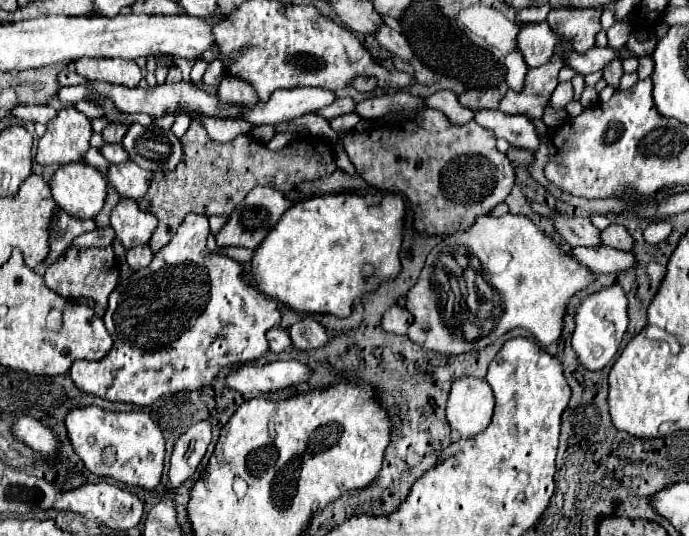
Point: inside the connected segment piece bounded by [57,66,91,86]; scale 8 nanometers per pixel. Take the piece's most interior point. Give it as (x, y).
(67, 76)

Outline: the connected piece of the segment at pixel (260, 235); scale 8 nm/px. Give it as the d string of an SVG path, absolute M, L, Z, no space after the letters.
M257 186L253 188L245 200L229 214L225 226L217 232L215 240L219 246L243 246L253 250L265 236L267 232L277 224L277 220L283 216L283 212L291 206L291 202L275 188L269 186Z

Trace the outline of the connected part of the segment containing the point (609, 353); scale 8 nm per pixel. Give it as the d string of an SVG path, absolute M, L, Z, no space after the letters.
M615 284L587 296L581 302L575 314L575 330L571 336L571 348L575 350L577 360L587 370L601 370L605 364L611 362L611 358L619 350L625 330L627 330L627 298L623 288Z

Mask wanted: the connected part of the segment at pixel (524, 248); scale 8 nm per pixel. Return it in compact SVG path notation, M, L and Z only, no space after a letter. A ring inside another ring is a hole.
M507 212L499 218L495 216L477 216L473 226L465 232L445 236L427 256L427 262L421 270L417 284L407 294L407 308L413 314L413 324L407 330L407 336L423 348L441 352L441 354L463 354L475 352L483 346L495 342L499 336L511 328L527 328L543 346L549 346L561 336L563 318L567 314L567 304L573 294L587 288L595 280L595 274L581 266L573 256L569 256L567 246L555 242L551 234L537 228L537 224L525 214ZM493 252L509 254L507 264L501 272L491 272L489 260ZM481 274L493 290L491 300L481 300L475 278Z

